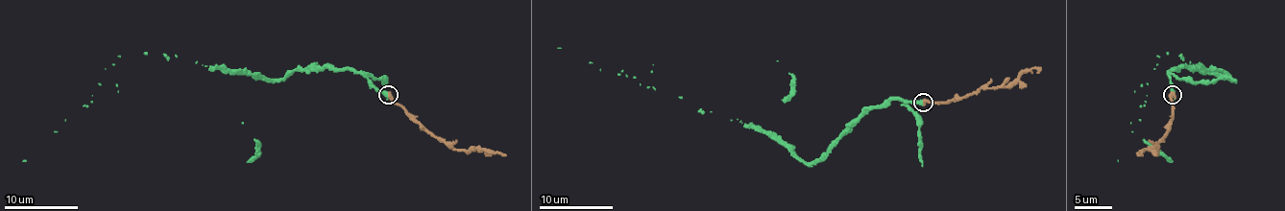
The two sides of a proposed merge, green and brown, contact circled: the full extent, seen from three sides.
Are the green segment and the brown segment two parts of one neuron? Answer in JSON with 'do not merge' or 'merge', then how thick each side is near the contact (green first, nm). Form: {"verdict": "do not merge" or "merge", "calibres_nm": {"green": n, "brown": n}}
{"verdict": "merge", "calibres_nm": {"green": 500, "brown": 480}}

